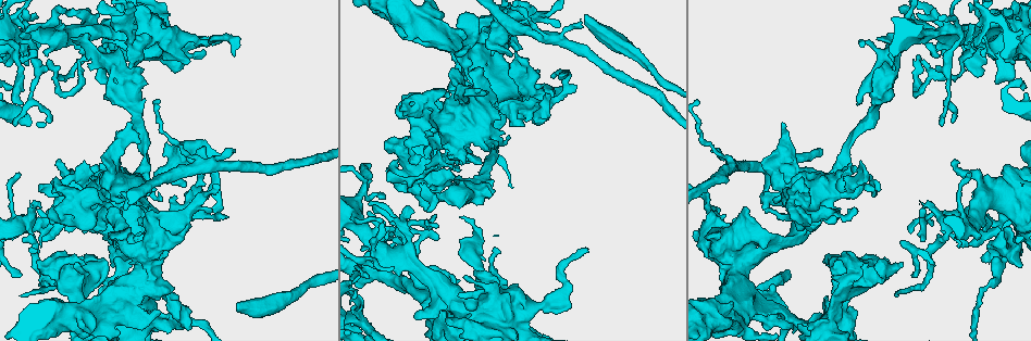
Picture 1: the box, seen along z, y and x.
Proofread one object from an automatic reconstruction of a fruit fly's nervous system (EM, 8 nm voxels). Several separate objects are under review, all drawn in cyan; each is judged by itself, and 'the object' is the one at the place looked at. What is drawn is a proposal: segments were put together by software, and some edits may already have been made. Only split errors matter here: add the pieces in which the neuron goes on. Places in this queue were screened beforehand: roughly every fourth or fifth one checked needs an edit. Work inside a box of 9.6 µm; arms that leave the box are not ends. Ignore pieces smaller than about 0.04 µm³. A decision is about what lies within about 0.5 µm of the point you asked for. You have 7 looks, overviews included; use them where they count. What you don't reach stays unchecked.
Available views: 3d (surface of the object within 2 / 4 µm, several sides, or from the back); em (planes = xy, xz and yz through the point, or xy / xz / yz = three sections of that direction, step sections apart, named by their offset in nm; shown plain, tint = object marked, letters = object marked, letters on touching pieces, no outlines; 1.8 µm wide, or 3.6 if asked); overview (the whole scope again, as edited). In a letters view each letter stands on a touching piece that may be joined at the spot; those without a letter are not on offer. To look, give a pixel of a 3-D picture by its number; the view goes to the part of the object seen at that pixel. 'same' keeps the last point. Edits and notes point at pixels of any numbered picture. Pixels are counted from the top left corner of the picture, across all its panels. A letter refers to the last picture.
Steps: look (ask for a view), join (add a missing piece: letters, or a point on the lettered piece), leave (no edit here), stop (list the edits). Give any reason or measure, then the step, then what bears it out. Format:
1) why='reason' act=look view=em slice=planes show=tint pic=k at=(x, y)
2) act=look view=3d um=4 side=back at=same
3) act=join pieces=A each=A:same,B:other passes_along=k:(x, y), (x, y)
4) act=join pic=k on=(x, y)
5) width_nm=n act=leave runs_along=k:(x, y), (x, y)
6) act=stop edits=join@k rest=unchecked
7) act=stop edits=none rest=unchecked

why='thick turns thin' act=look view=em um=3.6 slice=planes show=letters pic=1 at=(708, 322)

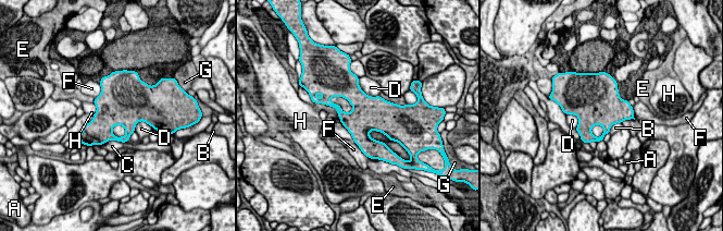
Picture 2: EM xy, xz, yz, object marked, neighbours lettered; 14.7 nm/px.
width_nm=480 act=leave each=A:other,B:other,C:other,D:other,E:other,F:other,G:other,H:other border=2:(621, 122), (615, 122), (608, 132) found='none of them fits'

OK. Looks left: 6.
why='branch stops here' act=look view=3d um=4 pic=1 at=(480, 91)

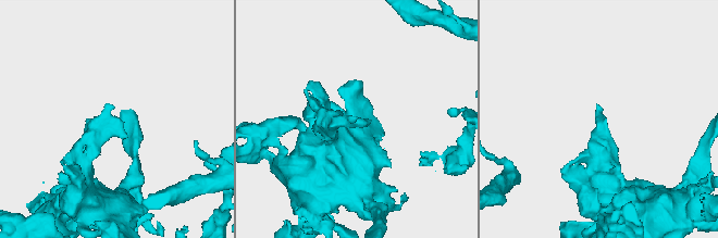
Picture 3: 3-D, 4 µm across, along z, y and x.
why='need the tissue' act=look view=em slice=xy step=8 show=tint pic=3 at=(598, 107)

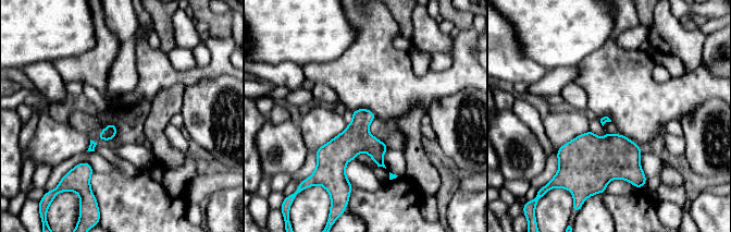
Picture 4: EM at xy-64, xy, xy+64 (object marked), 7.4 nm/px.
why='cut it another way' act=look view=em slice=yz step=8 show=letters at=same

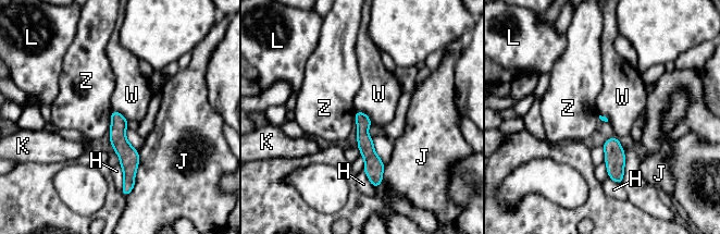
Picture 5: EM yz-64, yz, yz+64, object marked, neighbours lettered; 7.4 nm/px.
act=leave each=H:other,J:other,K:other,L:other,W:other,Z:other border=5:(357, 110), (362, 111), (372, 123) found='none of them fits'

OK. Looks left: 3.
why='sudden change in width' act=look view=3d um=4 pic=1 at=(487, 280)

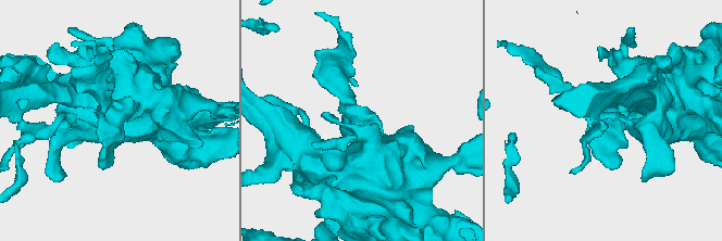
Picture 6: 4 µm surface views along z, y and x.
act=look view=em um=3.6 slice=planes show=letters pic=6 at=(120, 112)

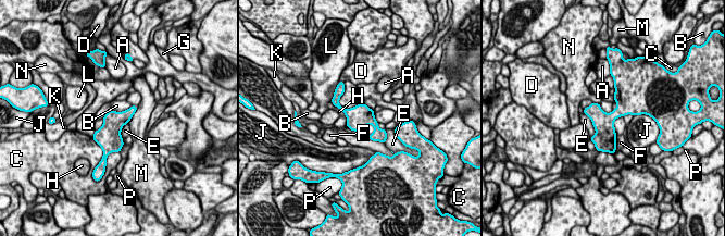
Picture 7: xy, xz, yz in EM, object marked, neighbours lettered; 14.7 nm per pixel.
act=leave each=A:other,B:other,C:other,D:other,E:other,F:other,G:other,H:other,J:other,K:other,L:other,M:other,N:other,P:other border=7:(132, 104), (121, 111), (111, 110) found='no lettered piece goes on from it'

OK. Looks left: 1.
act=stop edits=none rest=unchecked

